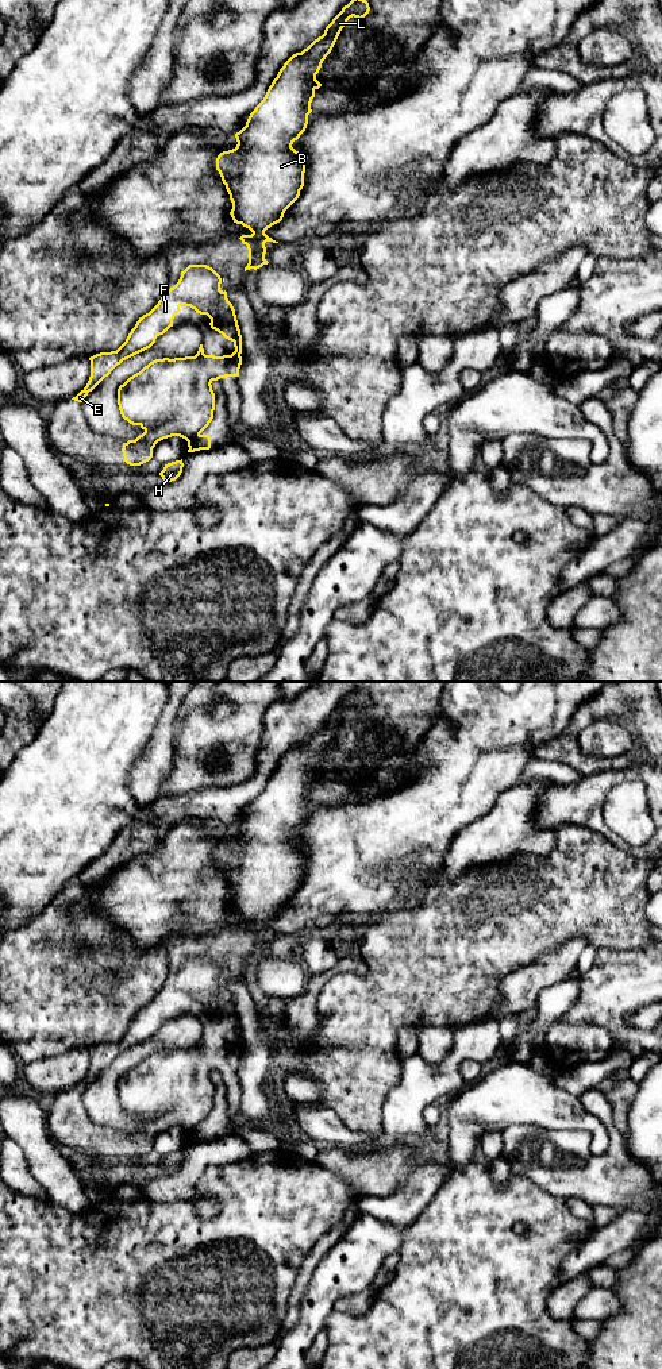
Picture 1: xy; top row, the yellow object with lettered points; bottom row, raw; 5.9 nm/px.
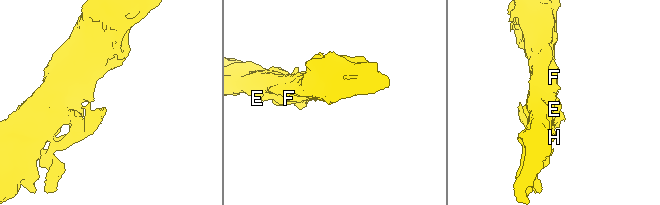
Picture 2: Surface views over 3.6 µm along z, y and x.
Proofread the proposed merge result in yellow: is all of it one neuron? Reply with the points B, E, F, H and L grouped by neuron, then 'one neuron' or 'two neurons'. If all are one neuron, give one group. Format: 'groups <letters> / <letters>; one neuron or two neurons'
groups B E F L / H; two neurons

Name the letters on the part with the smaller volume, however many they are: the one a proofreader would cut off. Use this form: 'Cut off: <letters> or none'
Cut off: H

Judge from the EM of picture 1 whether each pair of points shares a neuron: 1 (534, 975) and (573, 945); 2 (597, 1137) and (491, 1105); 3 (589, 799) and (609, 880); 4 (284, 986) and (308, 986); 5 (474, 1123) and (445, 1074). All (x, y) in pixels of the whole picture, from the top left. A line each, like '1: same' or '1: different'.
1: same
2: same
3: different
4: different
5: different

